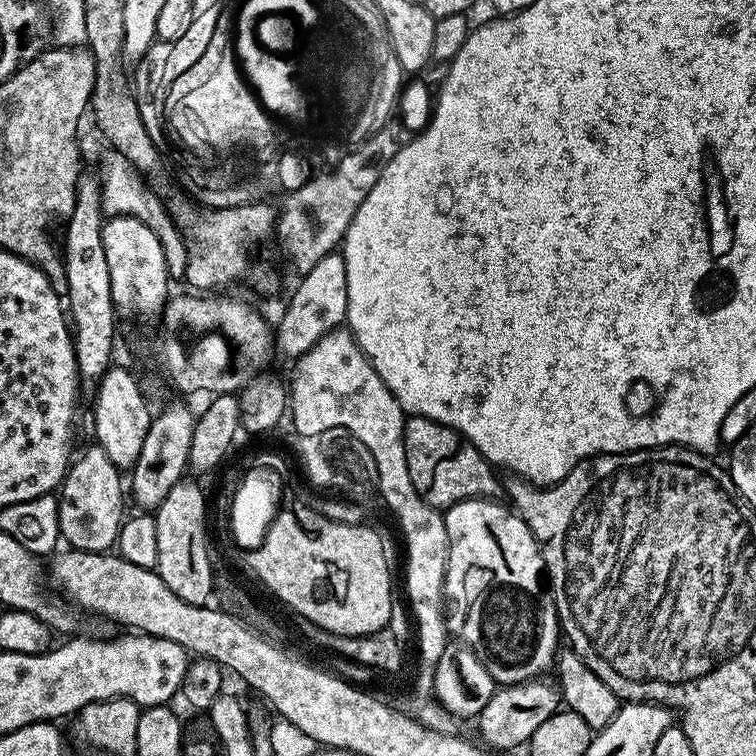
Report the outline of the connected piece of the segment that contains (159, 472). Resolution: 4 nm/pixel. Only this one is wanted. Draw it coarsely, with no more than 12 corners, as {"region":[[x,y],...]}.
{"region":[[197,413],[152,417],[130,500],[154,510],[185,479]]}

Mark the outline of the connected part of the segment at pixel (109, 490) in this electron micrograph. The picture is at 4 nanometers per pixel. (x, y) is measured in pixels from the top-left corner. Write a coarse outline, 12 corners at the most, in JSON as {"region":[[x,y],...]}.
{"region":[[98,443],[58,489],[69,549],[107,553],[126,519],[121,469]]}

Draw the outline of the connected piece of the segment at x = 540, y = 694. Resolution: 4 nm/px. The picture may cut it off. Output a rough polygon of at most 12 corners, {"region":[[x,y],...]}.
{"region":[[544,678],[497,687],[478,717],[489,749],[516,748],[558,711]]}

